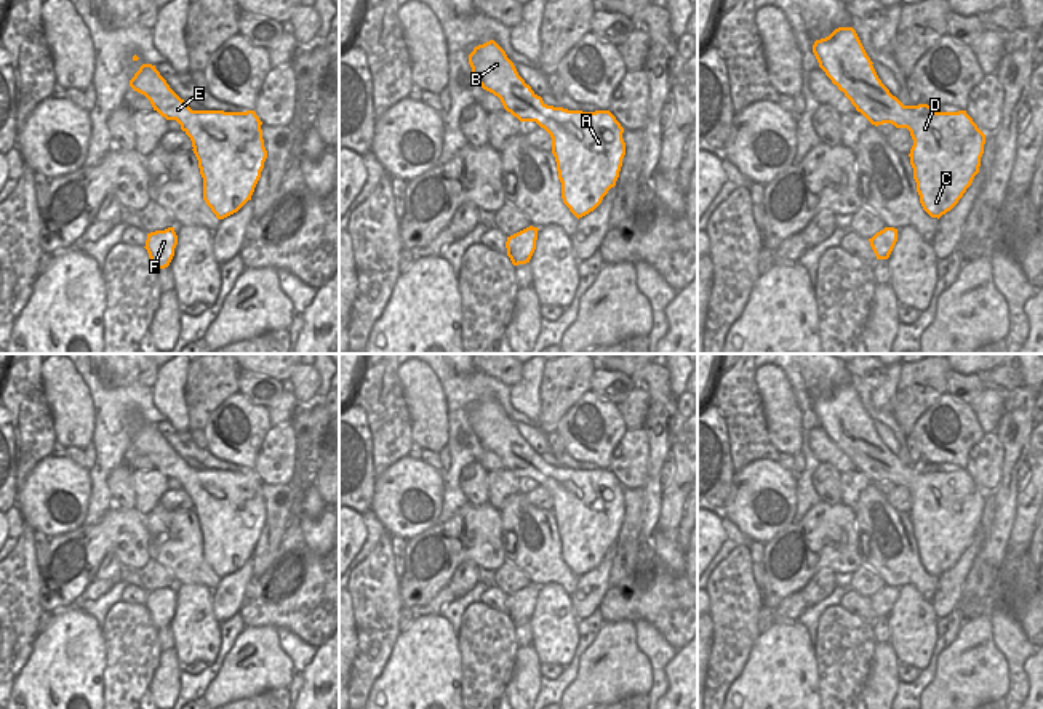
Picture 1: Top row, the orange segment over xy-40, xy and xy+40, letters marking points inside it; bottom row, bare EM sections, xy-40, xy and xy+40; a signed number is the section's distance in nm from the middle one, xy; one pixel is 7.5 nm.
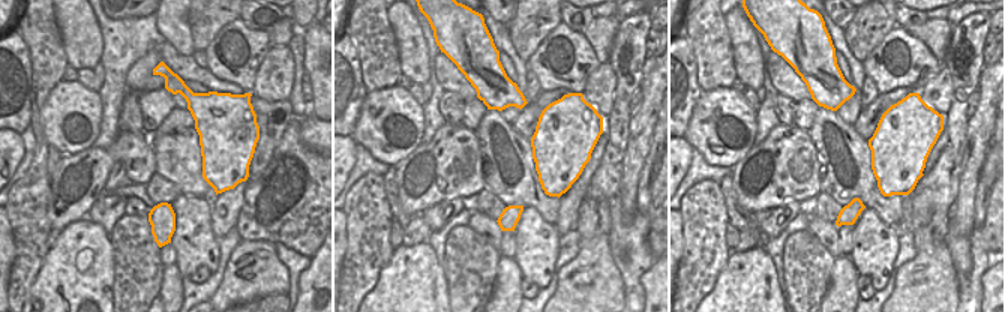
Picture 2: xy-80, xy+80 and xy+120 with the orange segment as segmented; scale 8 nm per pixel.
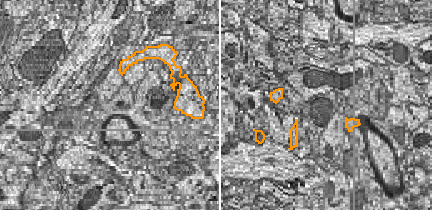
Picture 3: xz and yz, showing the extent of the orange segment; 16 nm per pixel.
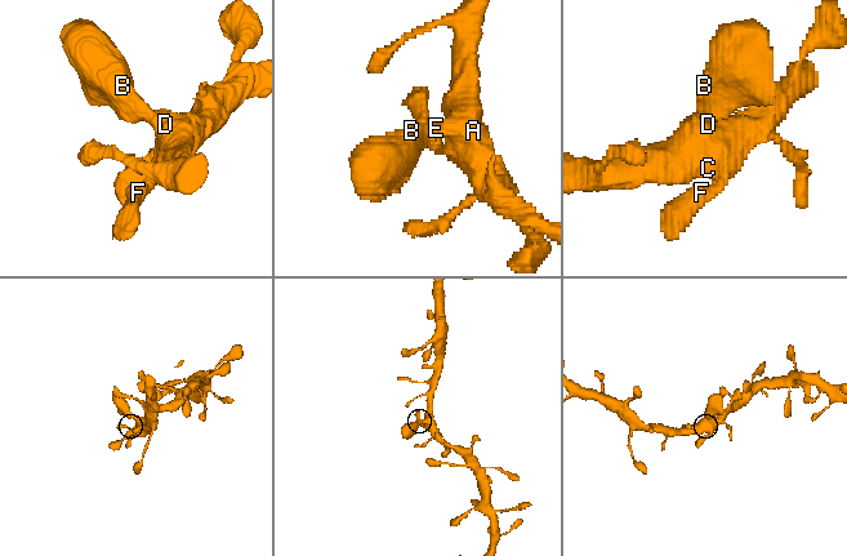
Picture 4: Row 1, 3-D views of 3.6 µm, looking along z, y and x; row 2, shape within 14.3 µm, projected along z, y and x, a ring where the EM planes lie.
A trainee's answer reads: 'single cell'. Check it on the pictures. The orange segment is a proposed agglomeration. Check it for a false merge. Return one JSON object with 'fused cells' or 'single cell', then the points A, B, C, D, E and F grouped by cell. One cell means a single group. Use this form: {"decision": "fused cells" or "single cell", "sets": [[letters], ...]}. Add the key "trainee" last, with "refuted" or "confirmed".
{"decision": "single cell", "sets": [["A", "B", "C", "D", "E", "F"]], "trainee": "confirmed"}

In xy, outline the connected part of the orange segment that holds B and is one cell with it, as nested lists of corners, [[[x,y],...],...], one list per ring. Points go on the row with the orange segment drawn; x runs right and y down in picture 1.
[[[490,40],[469,54],[472,74],[520,122],[536,122],[552,138],[561,198],[579,219],[616,186],[625,142],[609,110],[568,110],[547,106],[518,75],[506,51]]]

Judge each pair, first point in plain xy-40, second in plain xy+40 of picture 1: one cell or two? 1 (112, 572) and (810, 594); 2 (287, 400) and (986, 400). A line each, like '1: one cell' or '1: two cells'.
1: one cell
2: one cell

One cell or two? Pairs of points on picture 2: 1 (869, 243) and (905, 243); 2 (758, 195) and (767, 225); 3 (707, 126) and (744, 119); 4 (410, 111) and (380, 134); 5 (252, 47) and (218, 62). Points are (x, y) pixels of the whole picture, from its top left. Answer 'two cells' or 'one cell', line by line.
1: two cells
2: two cells
3: one cell
4: one cell
5: one cell

